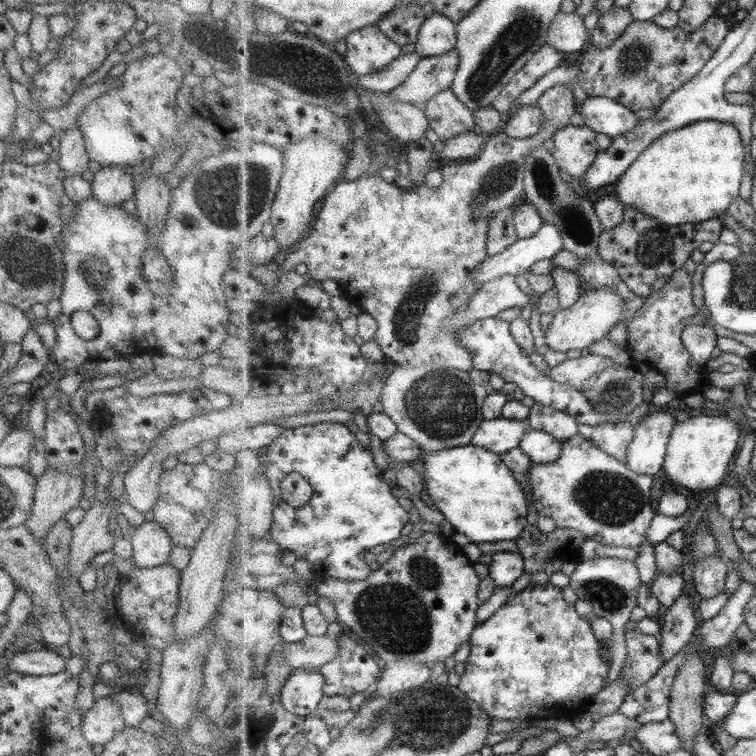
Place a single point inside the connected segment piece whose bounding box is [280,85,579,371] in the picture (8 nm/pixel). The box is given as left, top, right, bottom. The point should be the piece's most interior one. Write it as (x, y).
(405, 257)

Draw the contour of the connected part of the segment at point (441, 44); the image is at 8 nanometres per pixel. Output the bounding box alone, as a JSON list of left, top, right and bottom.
[416,13,458,58]

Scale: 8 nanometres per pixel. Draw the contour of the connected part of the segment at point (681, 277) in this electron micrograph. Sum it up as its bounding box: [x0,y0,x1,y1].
[627,268,705,396]

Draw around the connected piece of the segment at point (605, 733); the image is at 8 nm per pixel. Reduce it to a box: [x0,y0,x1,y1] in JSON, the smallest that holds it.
[569,712,642,752]

